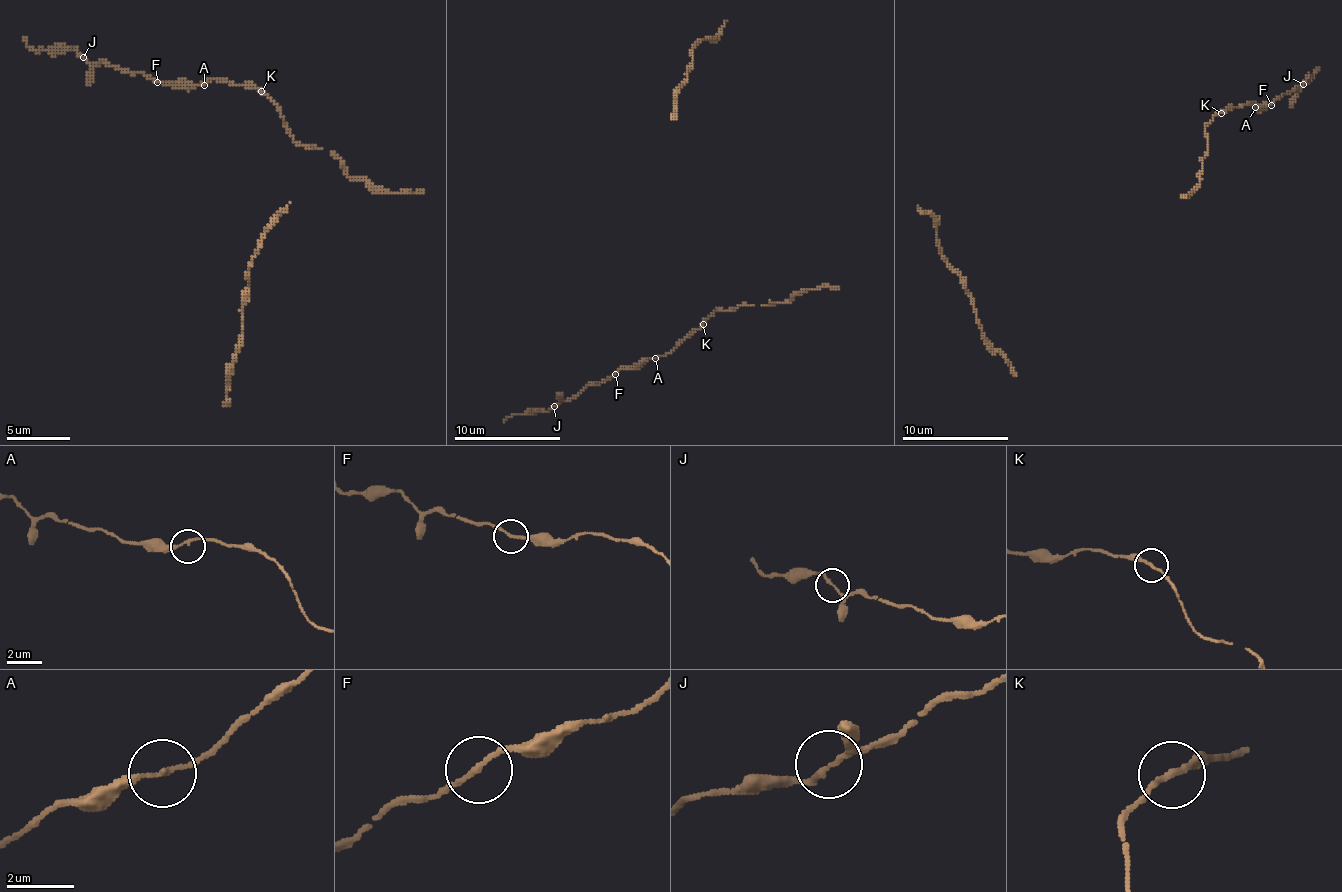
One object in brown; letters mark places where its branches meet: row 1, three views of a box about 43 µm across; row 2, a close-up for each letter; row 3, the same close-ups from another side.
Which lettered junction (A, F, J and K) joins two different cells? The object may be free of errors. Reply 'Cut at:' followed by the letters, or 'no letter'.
Cut at: no letter

